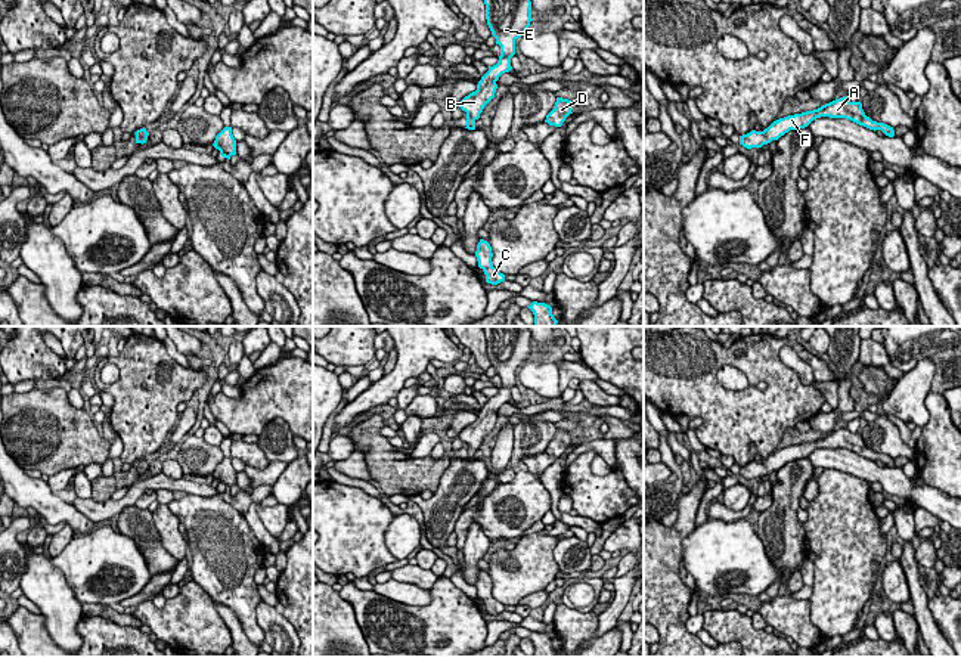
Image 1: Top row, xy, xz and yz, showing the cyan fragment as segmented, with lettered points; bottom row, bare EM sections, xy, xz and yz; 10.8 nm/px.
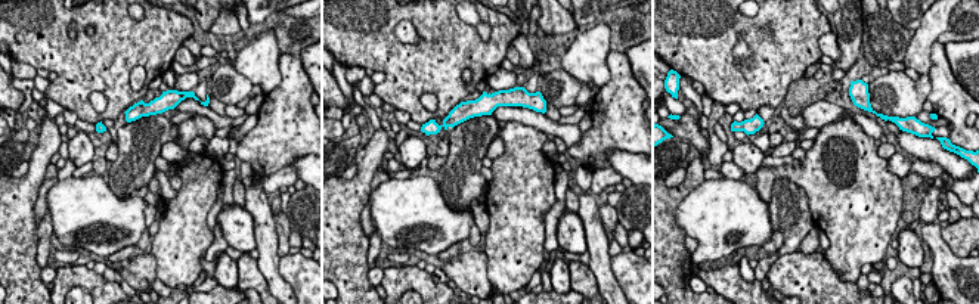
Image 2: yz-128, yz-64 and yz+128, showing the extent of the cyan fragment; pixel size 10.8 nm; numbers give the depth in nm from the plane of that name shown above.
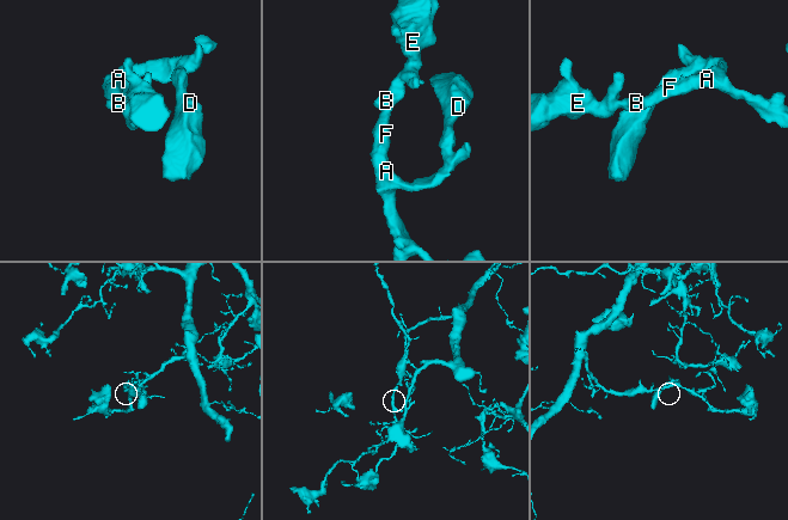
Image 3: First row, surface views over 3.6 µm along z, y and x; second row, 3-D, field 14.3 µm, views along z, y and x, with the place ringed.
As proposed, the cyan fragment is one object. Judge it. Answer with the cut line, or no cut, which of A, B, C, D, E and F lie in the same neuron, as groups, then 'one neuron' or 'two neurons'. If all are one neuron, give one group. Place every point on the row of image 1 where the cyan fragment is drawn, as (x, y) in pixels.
no cut | A B C D E F | one neuron

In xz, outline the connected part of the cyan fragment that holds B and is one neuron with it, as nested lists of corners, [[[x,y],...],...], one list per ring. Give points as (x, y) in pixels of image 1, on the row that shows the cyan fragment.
[[[484,0],[486,19],[500,46],[500,56],[496,65],[481,77],[477,90],[459,102],[459,108],[466,112],[468,130],[475,130],[475,121],[480,118],[484,106],[495,97],[496,81],[505,72],[512,69],[511,58],[515,55],[515,40],[530,27],[531,1],[530,0]]]

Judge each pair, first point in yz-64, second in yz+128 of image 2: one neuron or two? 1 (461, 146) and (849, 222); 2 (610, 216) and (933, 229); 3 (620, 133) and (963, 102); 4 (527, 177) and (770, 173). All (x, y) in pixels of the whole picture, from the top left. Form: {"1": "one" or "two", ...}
{"1": "two", "2": "two", "3": "one", "4": "one"}

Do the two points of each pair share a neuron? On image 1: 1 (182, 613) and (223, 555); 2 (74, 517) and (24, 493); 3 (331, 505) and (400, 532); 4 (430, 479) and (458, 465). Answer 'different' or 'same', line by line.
1: different
2: same
3: different
4: different

